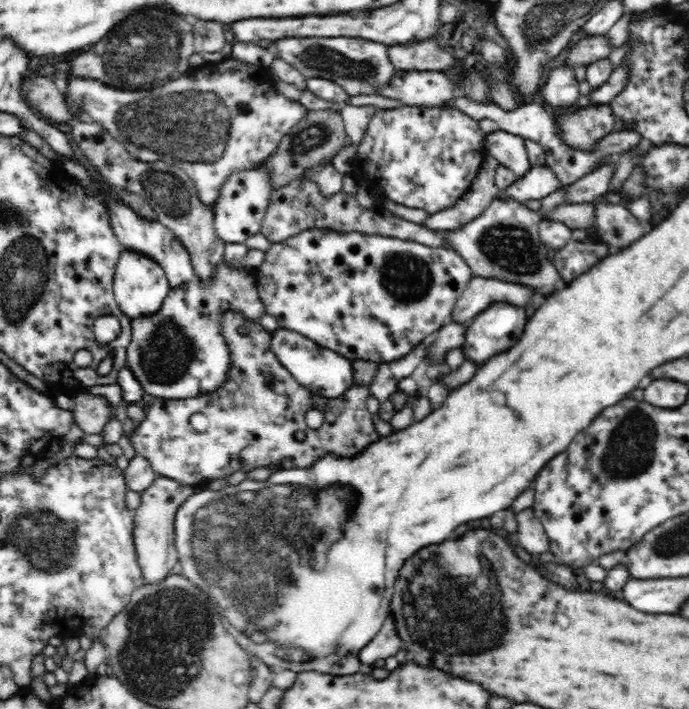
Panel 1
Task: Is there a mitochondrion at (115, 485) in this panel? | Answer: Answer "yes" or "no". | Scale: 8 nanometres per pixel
no

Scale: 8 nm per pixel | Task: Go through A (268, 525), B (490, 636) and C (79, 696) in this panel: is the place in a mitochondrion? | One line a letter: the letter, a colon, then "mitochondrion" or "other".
A: mitochondrion
B: mitochondrion
C: other

